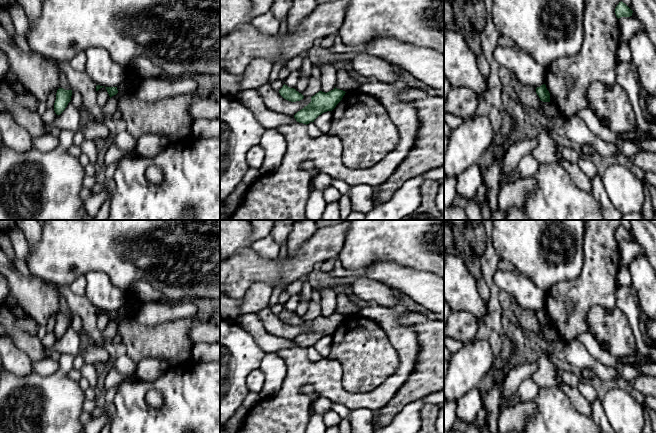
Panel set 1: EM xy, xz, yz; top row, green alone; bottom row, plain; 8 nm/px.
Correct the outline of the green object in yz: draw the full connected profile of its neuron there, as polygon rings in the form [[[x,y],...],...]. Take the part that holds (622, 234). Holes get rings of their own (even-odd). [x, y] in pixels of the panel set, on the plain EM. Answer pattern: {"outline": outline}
{"outline": [[[622,225],[615,232],[615,238],[618,243],[621,241],[630,241],[632,237],[633,235]]]}

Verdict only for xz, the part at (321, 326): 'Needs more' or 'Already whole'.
Already whole

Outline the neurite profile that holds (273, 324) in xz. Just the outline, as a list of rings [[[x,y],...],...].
[[[270,307],[260,309],[257,315],[266,331],[276,337],[294,340],[311,326],[311,321],[305,320],[302,324],[291,326],[284,323],[279,315],[275,315]]]

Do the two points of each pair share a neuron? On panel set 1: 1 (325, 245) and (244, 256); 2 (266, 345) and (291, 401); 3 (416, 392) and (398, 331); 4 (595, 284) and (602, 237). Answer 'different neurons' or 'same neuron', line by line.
1: same neuron
2: different neurons
3: different neurons
4: same neuron

